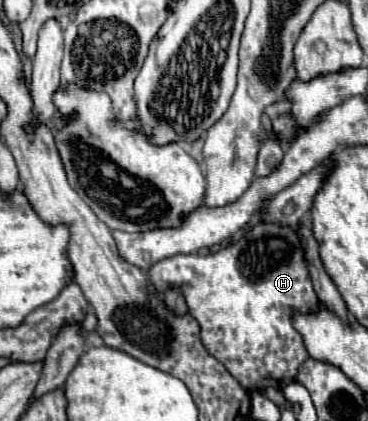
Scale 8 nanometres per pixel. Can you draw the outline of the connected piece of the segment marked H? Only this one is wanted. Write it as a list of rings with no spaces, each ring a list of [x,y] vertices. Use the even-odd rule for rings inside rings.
[[[259,223],[251,229],[249,235],[243,235],[235,245],[223,247],[213,255],[175,255],[155,263],[147,271],[149,283],[163,293],[165,289],[181,289],[185,293],[185,301],[189,313],[197,319],[201,327],[201,341],[209,355],[225,365],[225,369],[247,389],[263,389],[285,385],[295,381],[297,369],[309,357],[303,345],[301,335],[291,325],[291,313],[313,311],[317,307],[317,295],[313,291],[309,271],[303,259],[303,247],[299,243],[297,231],[291,227]]]

